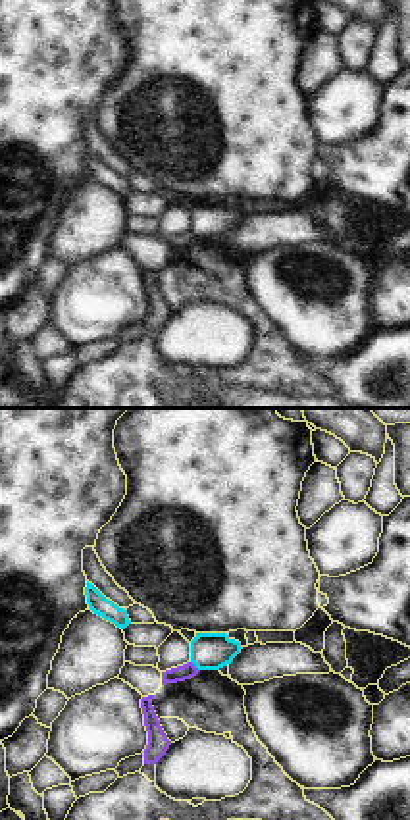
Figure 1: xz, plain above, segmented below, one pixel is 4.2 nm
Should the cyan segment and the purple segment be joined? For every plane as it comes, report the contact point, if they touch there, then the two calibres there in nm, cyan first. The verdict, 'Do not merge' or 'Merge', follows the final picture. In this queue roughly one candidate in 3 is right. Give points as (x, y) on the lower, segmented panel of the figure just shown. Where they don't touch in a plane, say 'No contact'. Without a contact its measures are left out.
Touches cyan at (195, 665). Thickness 160 nm (cyan) against 70 nm.

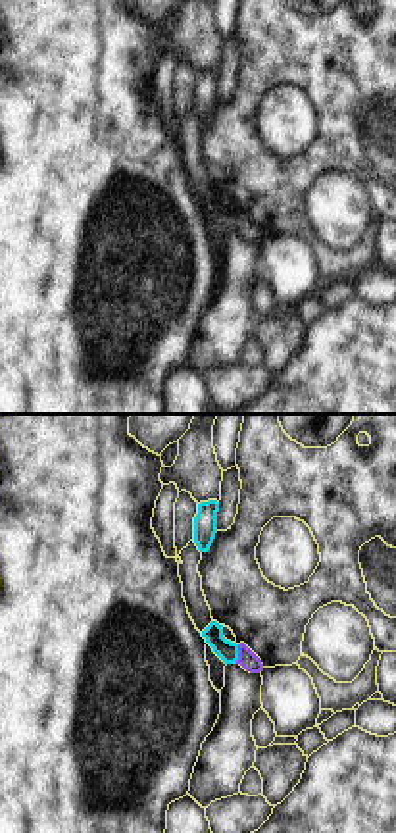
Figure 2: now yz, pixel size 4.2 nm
Touches cyan at (237, 655). Thickness 90 nm (cyan) against 80 nm.

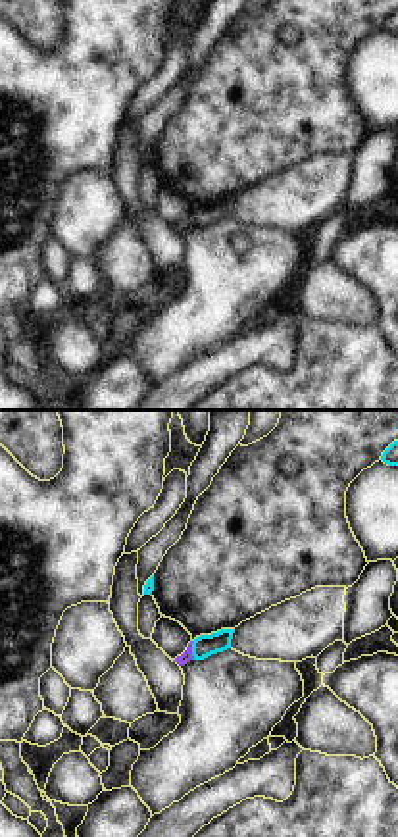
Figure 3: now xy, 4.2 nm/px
Touches cyan at (193, 651). Thickness 90 nm (cyan) against 50 nm.

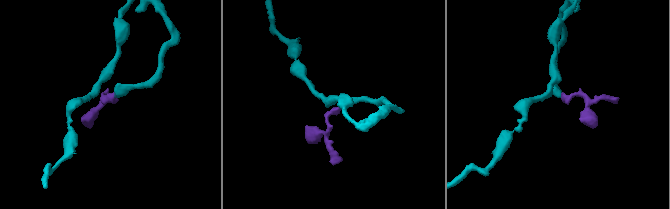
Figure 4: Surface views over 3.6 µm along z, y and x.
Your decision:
Do not merge.

